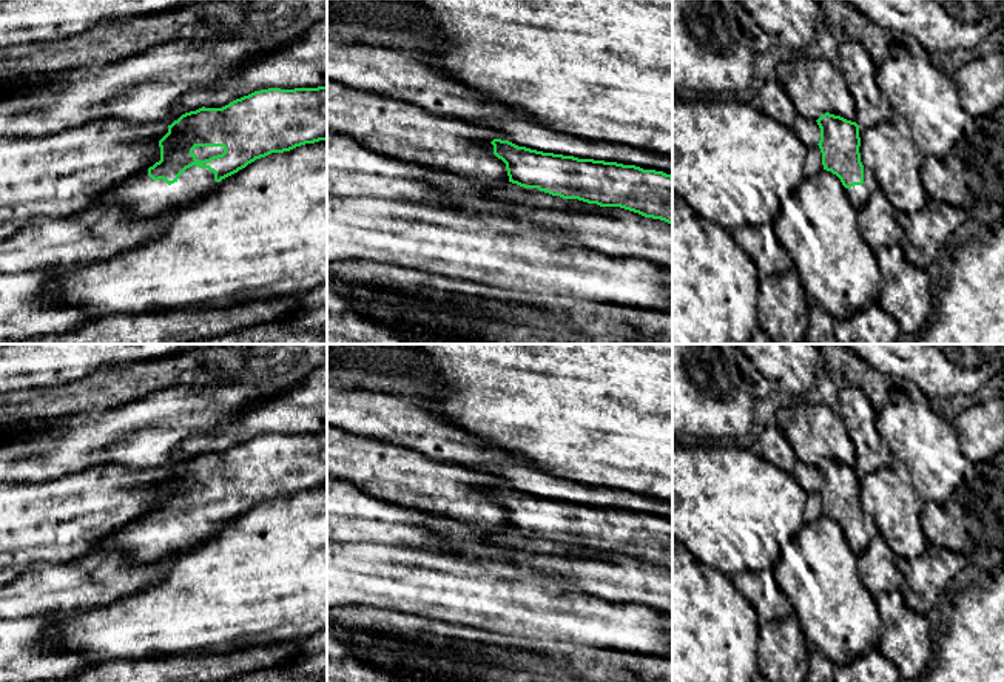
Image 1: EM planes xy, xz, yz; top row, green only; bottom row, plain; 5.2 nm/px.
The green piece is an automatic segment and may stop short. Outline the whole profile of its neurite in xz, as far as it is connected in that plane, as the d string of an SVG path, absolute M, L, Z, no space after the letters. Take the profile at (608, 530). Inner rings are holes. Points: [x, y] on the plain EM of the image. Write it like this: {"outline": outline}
{"outline": "M494 484L494 500L506 509L509 528L563 545L620 552L672 569L672 522L635 511L578 505Z"}

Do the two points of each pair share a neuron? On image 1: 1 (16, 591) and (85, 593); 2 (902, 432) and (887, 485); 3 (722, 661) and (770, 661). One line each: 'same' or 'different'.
1: same
2: different
3: different

